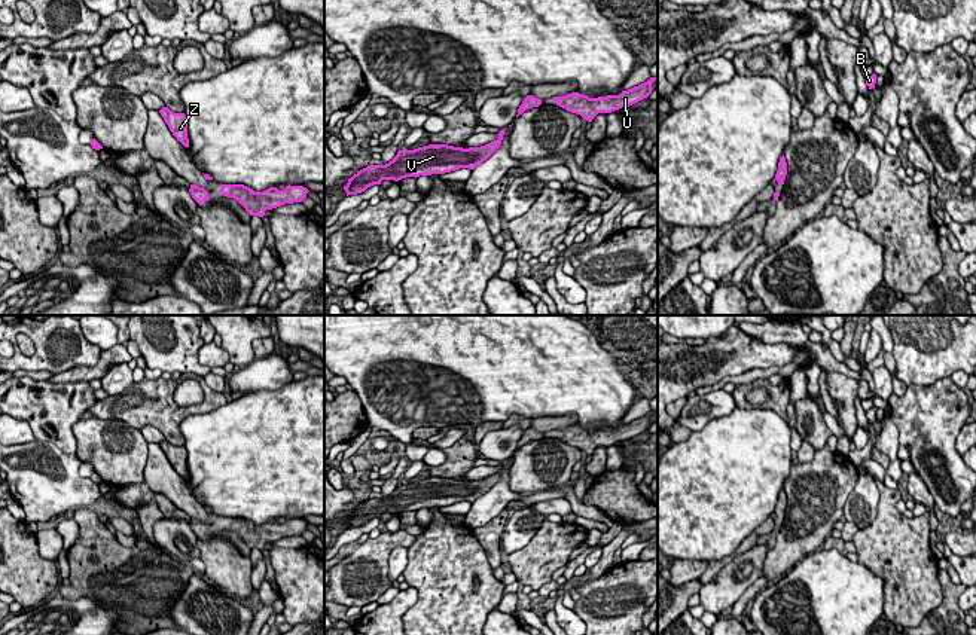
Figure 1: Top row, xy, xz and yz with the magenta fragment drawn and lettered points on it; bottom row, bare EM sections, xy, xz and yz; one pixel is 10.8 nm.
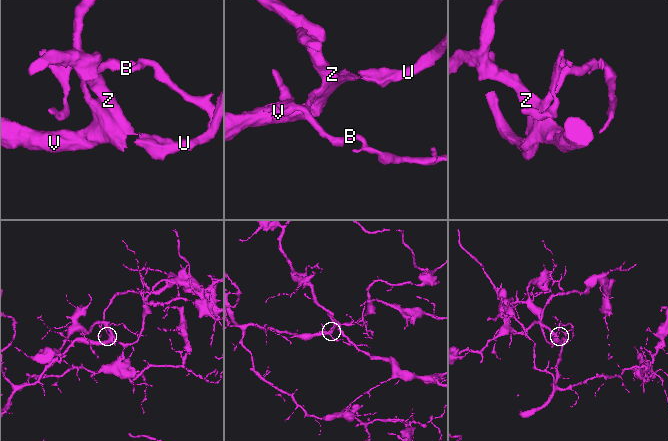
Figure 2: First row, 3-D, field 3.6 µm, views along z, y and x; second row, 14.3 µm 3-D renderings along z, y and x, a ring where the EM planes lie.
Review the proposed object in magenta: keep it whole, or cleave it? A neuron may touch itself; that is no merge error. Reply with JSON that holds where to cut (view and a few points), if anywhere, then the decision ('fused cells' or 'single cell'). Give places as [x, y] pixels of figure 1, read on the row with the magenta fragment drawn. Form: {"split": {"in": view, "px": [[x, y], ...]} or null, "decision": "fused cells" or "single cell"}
{"split": null, "decision": "single cell"}

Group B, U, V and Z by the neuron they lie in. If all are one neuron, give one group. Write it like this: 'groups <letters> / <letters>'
groups B U V Z

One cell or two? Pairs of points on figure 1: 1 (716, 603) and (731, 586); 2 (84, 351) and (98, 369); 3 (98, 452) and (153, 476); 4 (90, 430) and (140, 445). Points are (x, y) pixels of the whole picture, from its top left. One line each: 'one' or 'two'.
1: one
2: two
3: two
4: one

